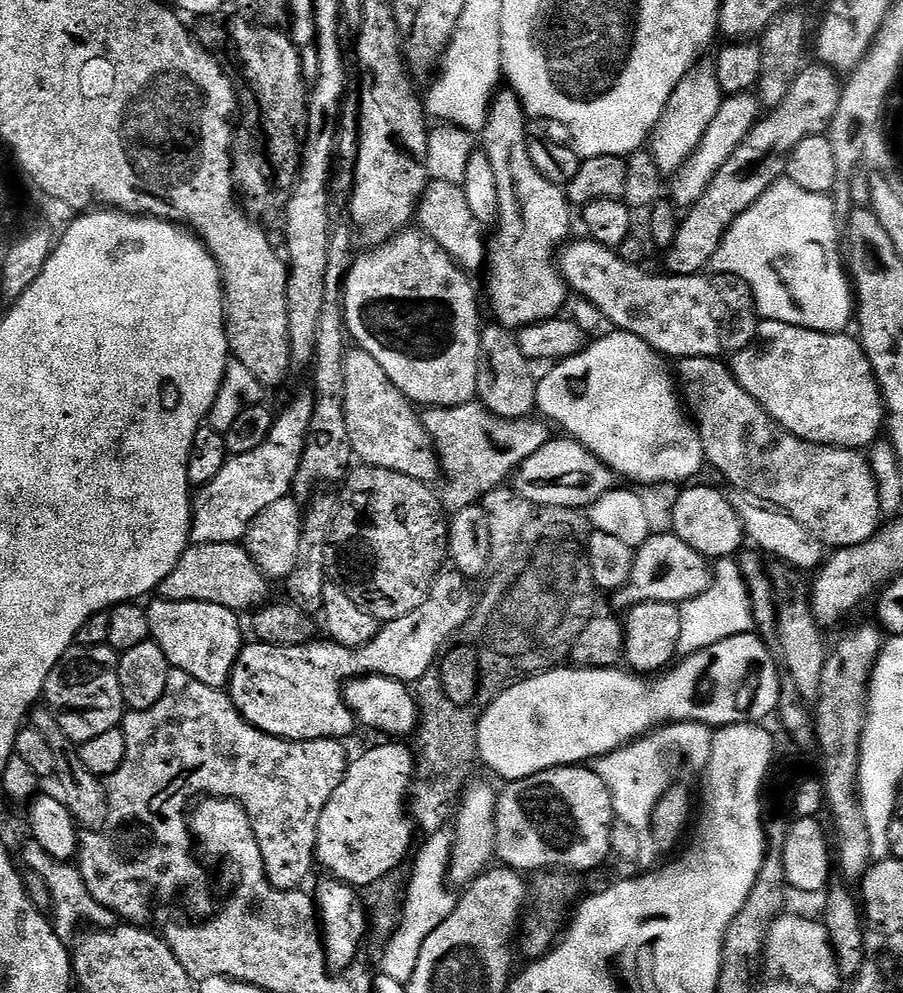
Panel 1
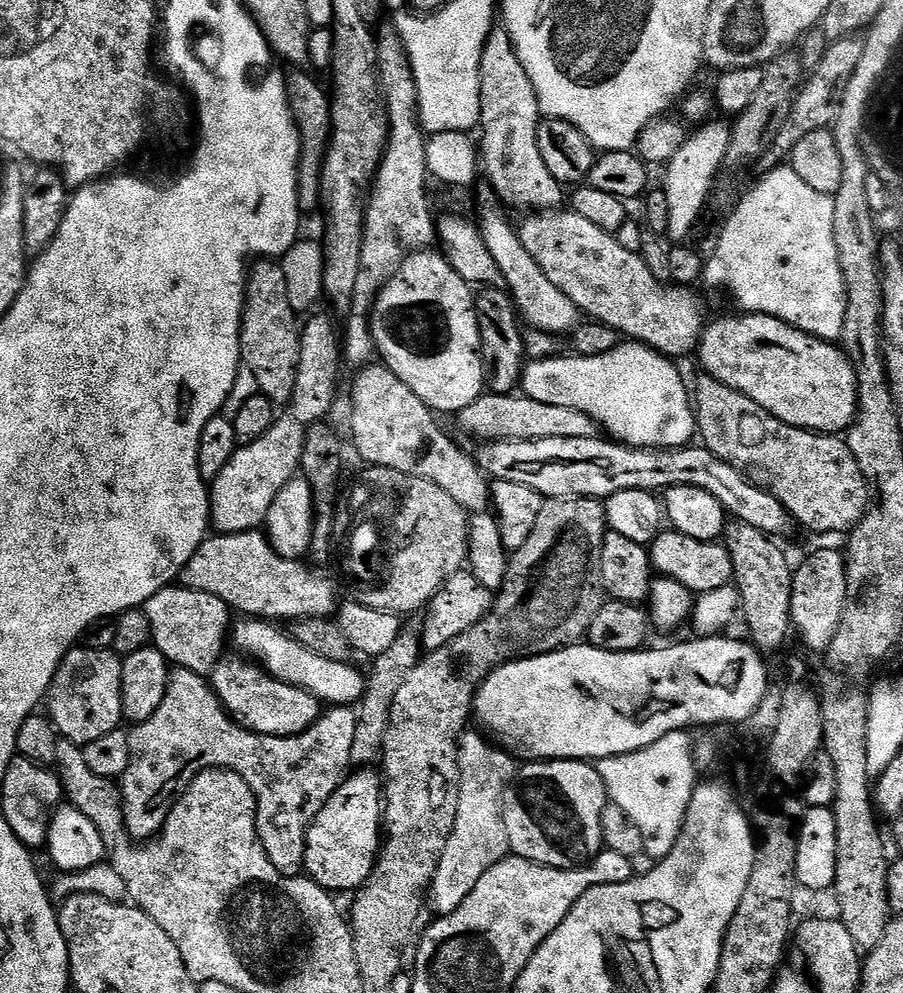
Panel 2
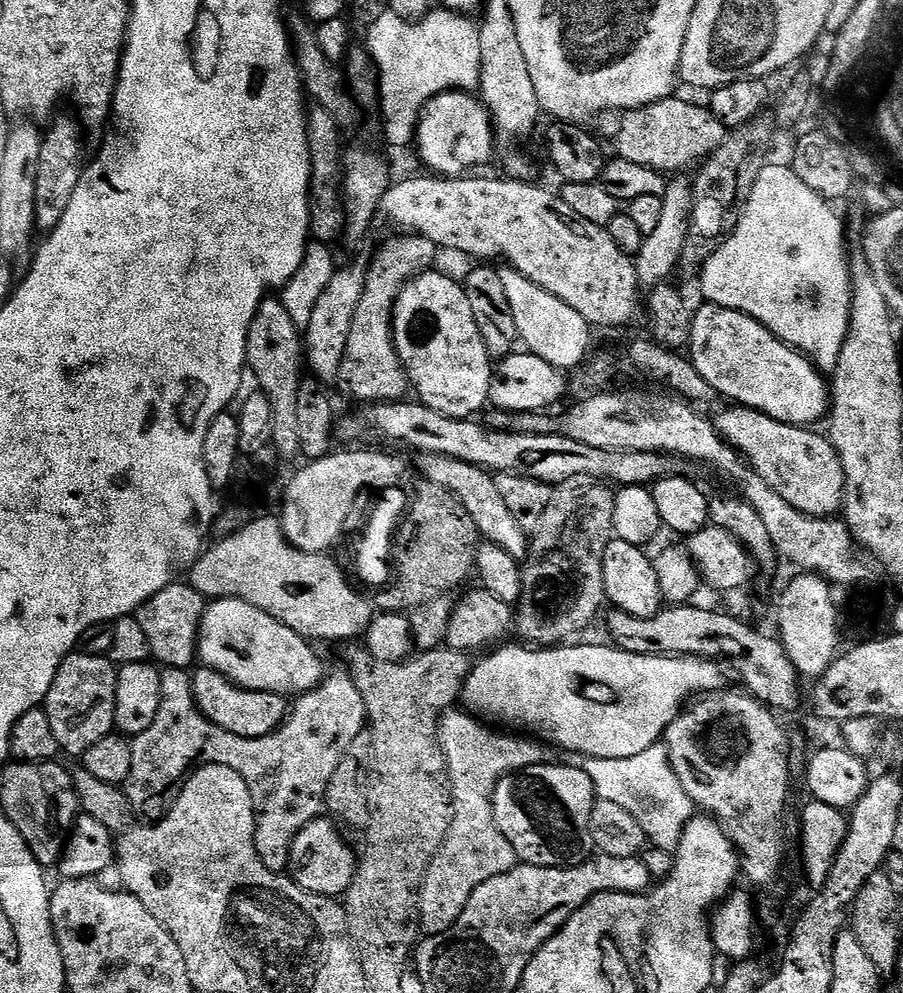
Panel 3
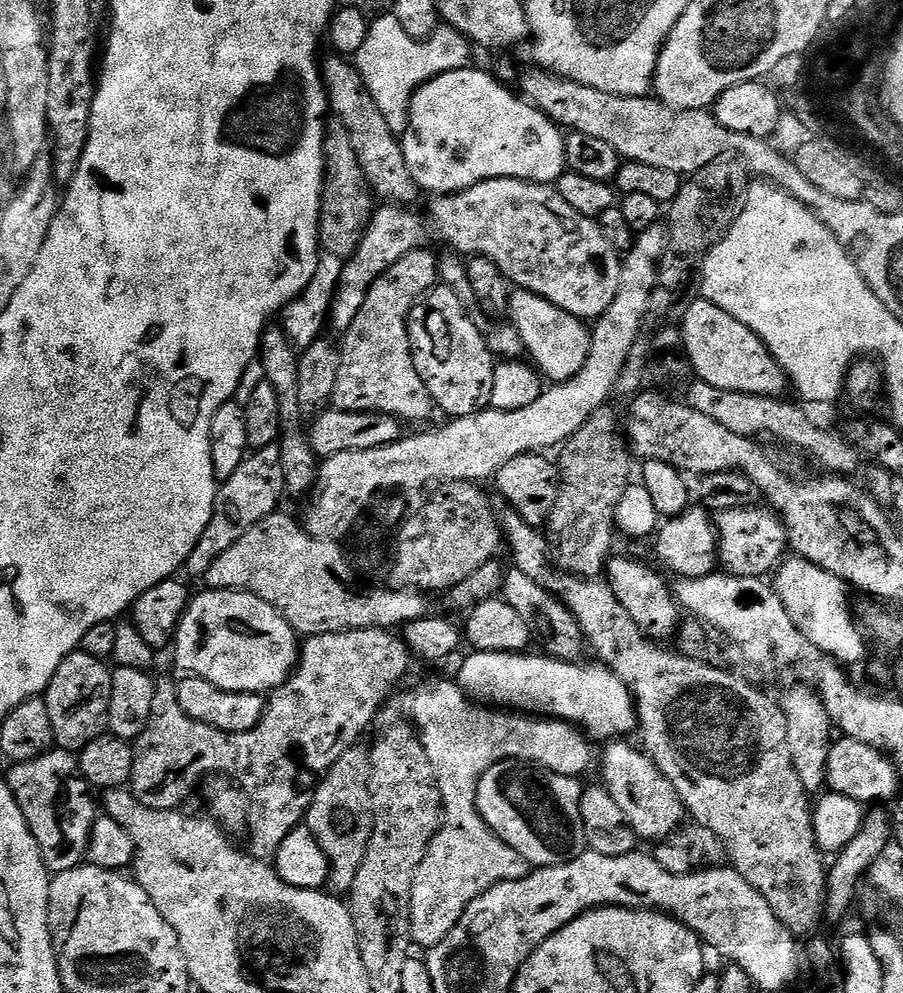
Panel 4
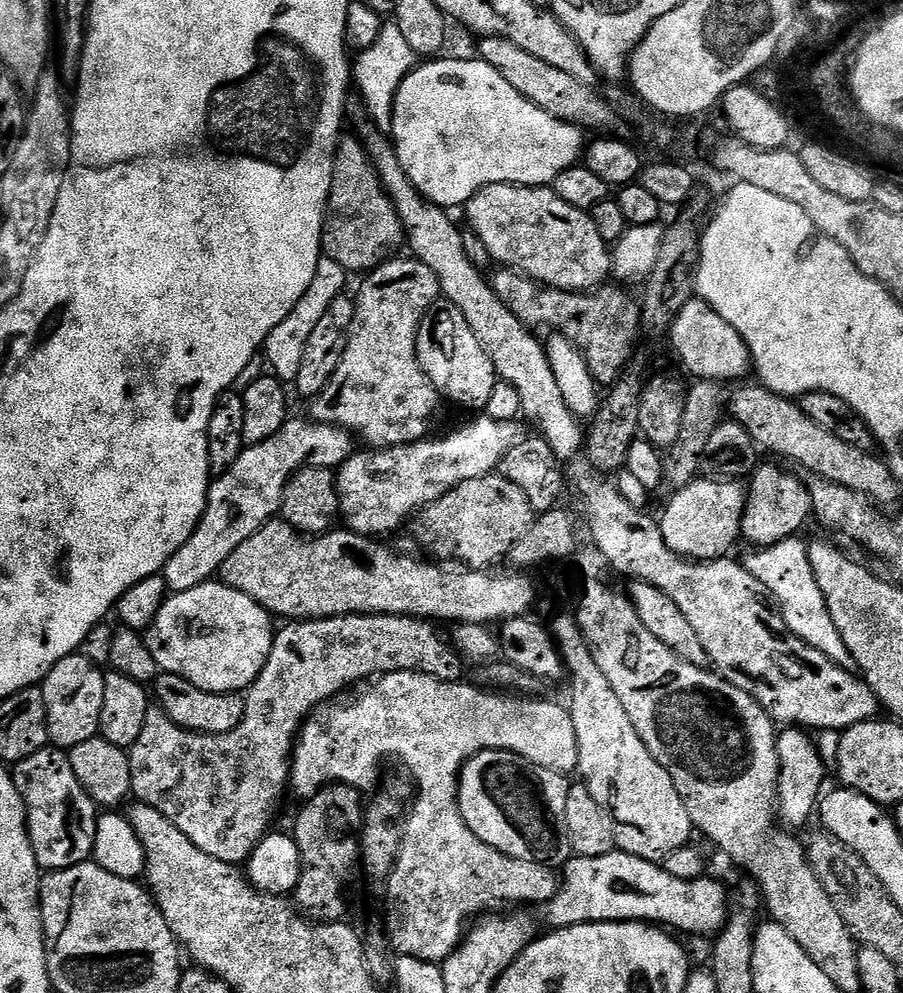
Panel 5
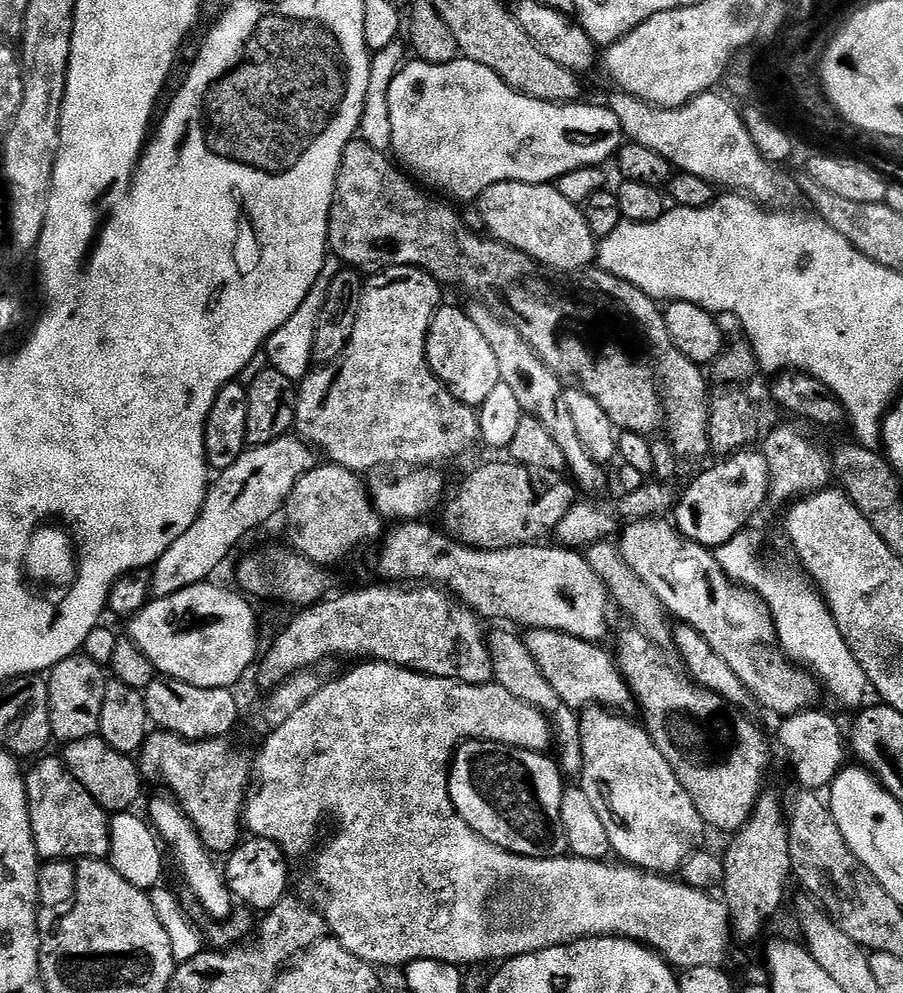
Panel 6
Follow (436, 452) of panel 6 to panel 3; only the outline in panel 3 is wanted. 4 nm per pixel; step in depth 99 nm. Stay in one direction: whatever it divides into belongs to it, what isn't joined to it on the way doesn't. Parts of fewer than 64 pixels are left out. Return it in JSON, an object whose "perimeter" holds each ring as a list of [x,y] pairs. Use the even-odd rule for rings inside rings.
{"perimeter":[[[396,234],[376,252],[372,264],[367,265],[362,302],[354,310],[354,322],[350,326],[350,342],[346,342],[346,358],[342,358],[339,383],[356,400],[364,402],[400,402],[410,392],[408,371],[400,361],[396,343],[392,337],[392,315],[396,299],[416,276],[429,271],[438,255],[434,242],[415,234]]]}

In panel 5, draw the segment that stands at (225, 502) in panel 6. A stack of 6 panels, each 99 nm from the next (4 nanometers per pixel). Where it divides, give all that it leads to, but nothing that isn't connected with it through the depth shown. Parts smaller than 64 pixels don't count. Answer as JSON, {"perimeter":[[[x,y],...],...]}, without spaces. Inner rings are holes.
{"perimeter":[[[290,418],[266,442],[249,444],[243,454],[226,471],[211,481],[208,505],[200,525],[190,534],[186,546],[166,562],[162,573],[169,593],[194,590],[194,586],[209,583],[219,573],[222,562],[253,536],[263,524],[280,512],[284,488],[290,478],[302,468],[340,469],[357,451],[358,440],[346,428],[337,424],[323,424],[311,418]]]}

